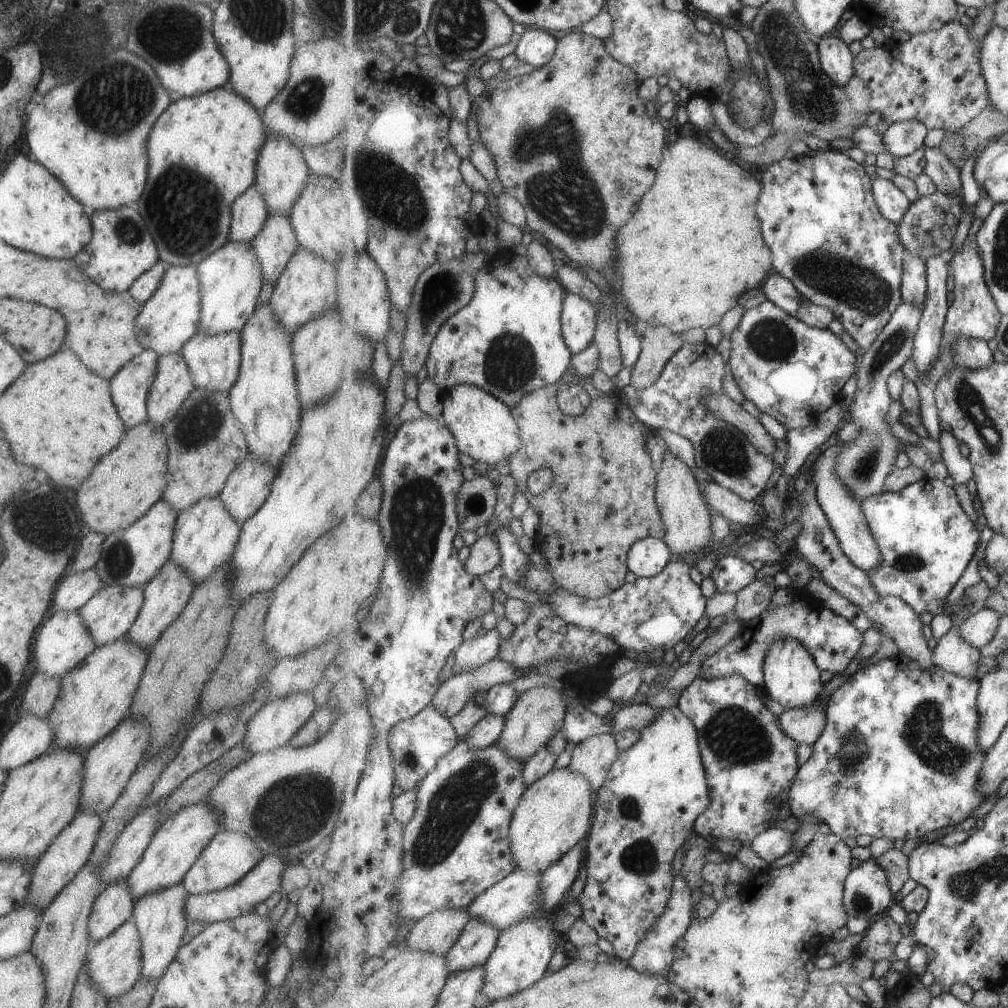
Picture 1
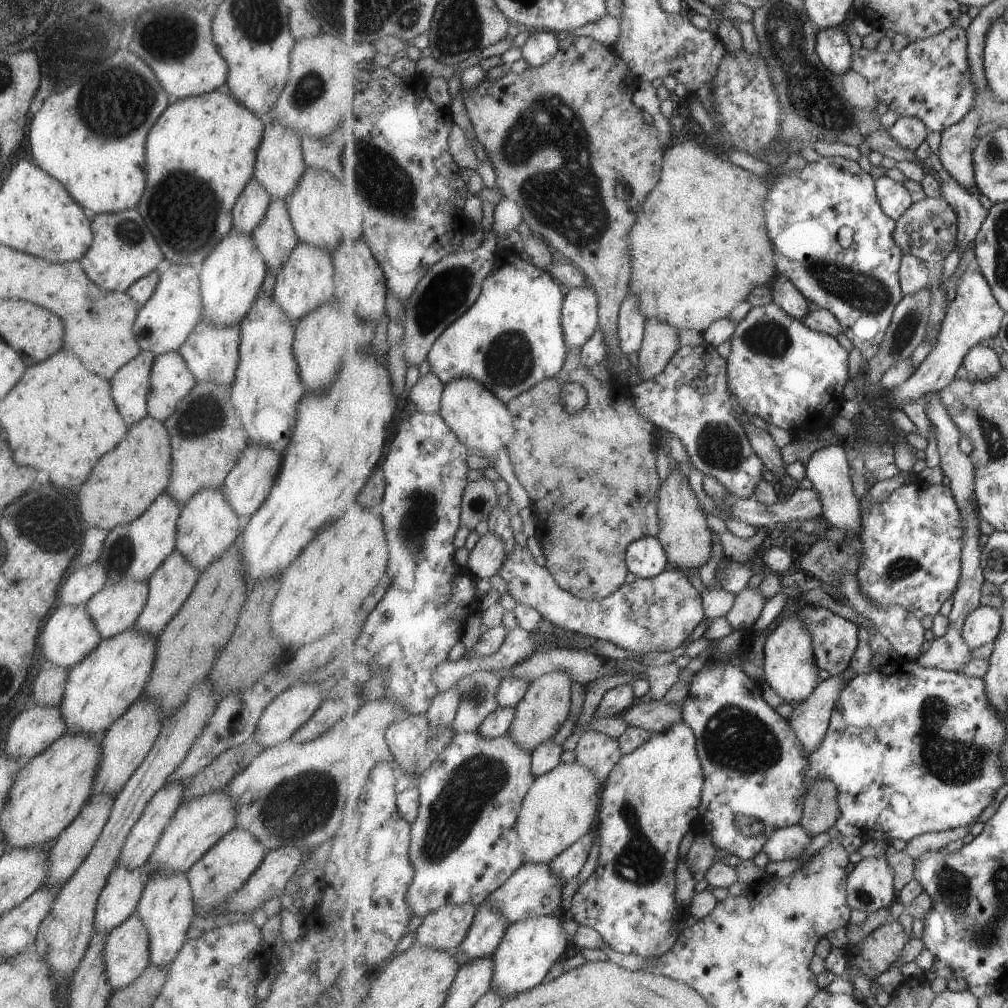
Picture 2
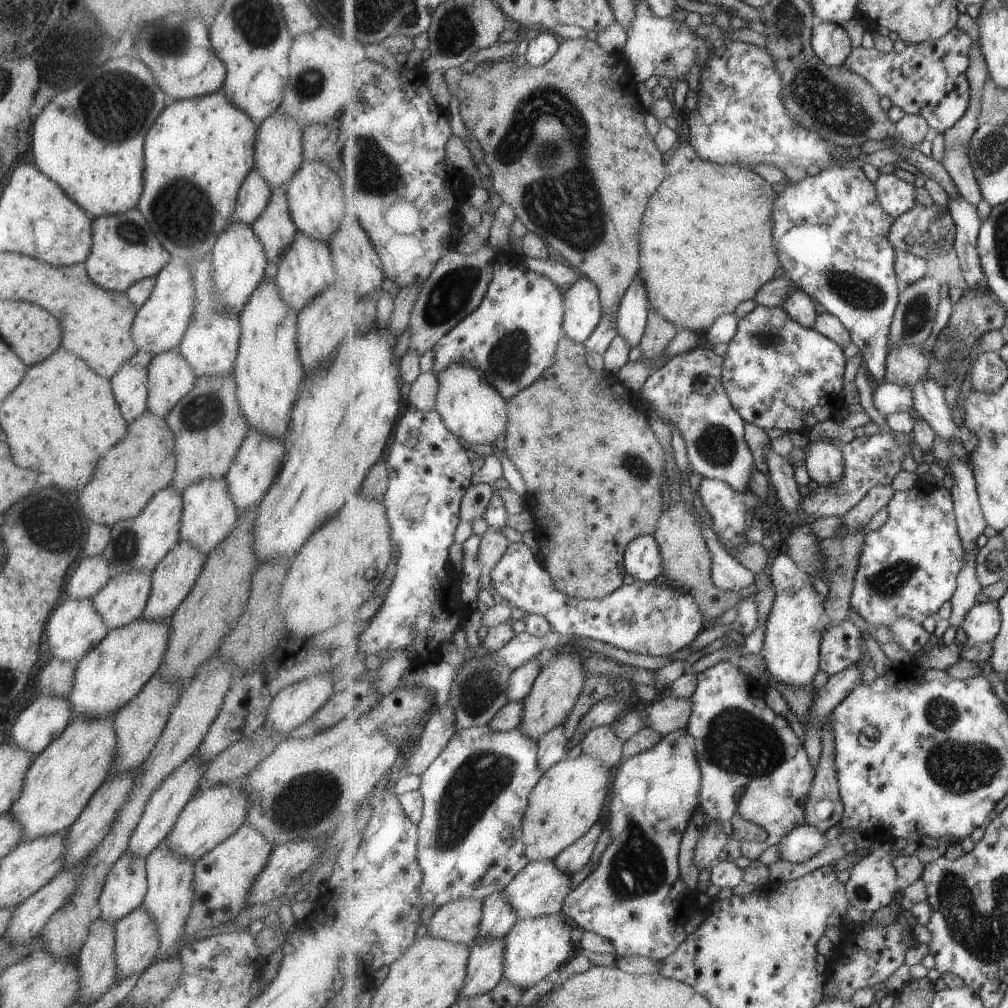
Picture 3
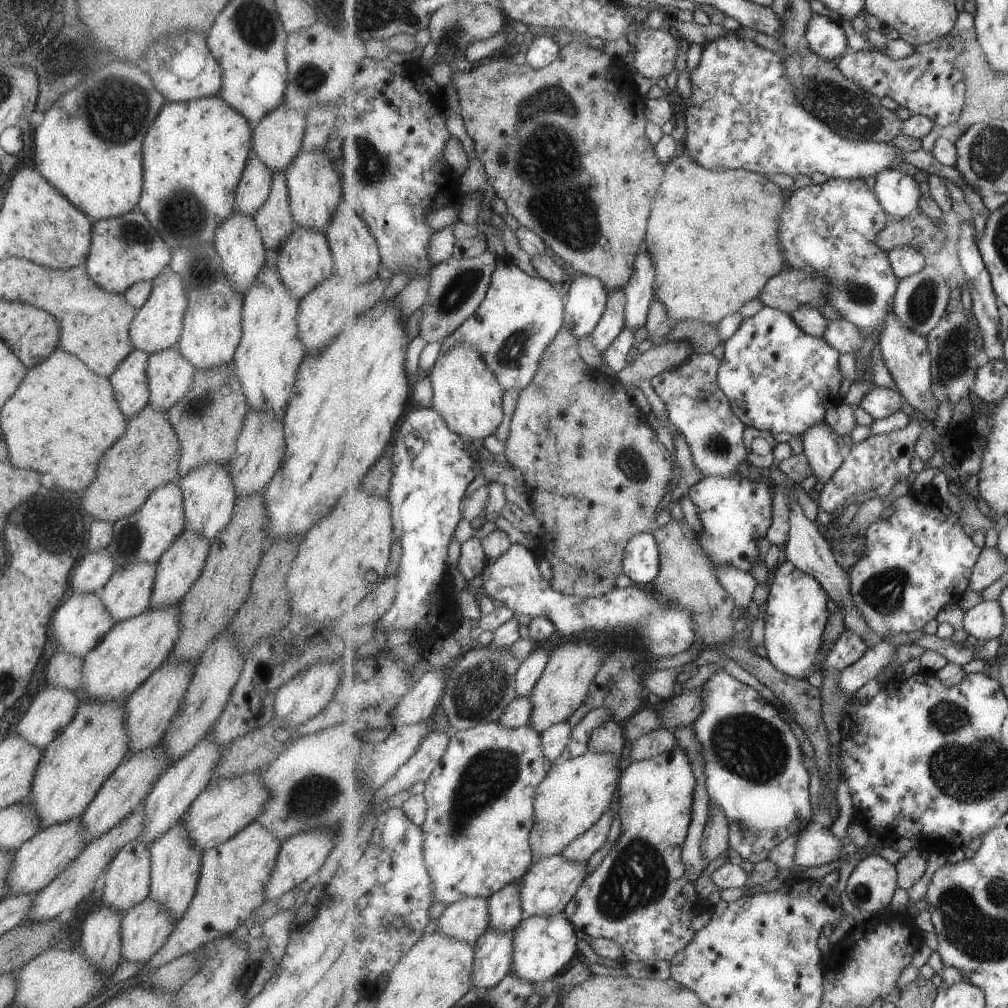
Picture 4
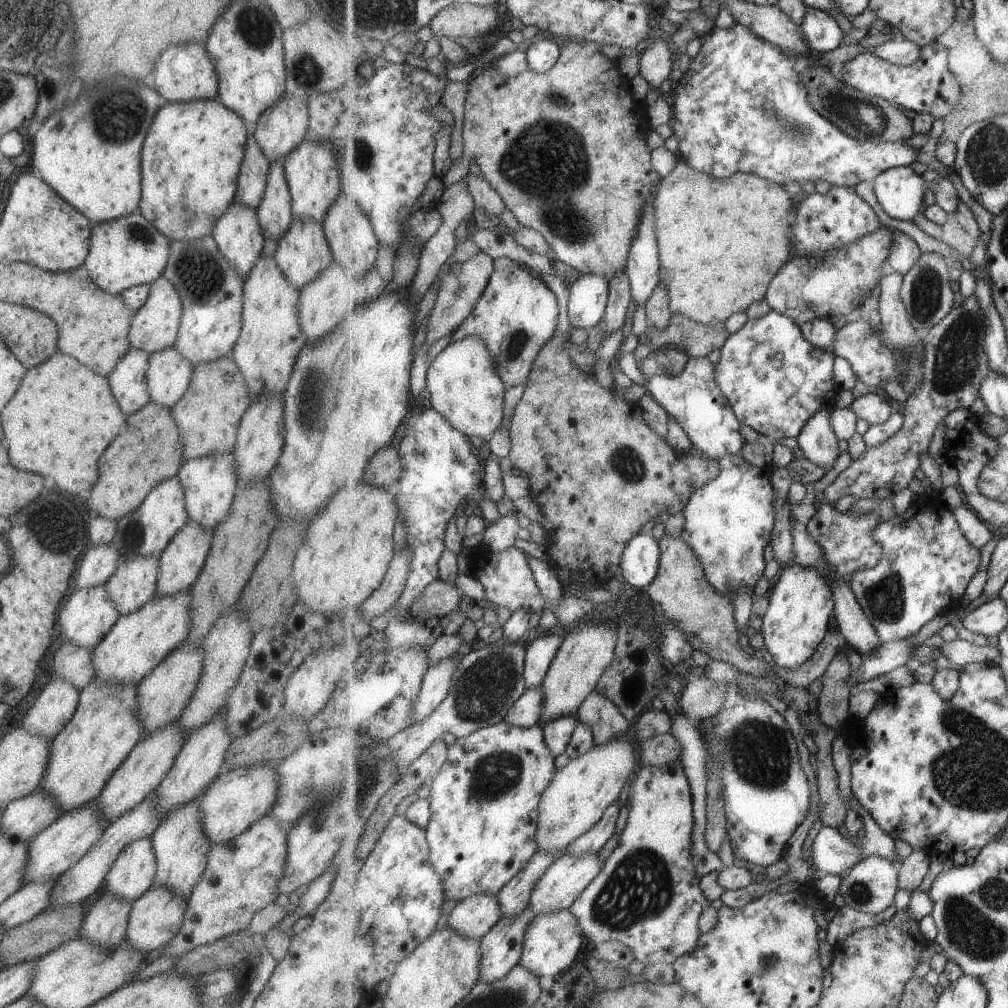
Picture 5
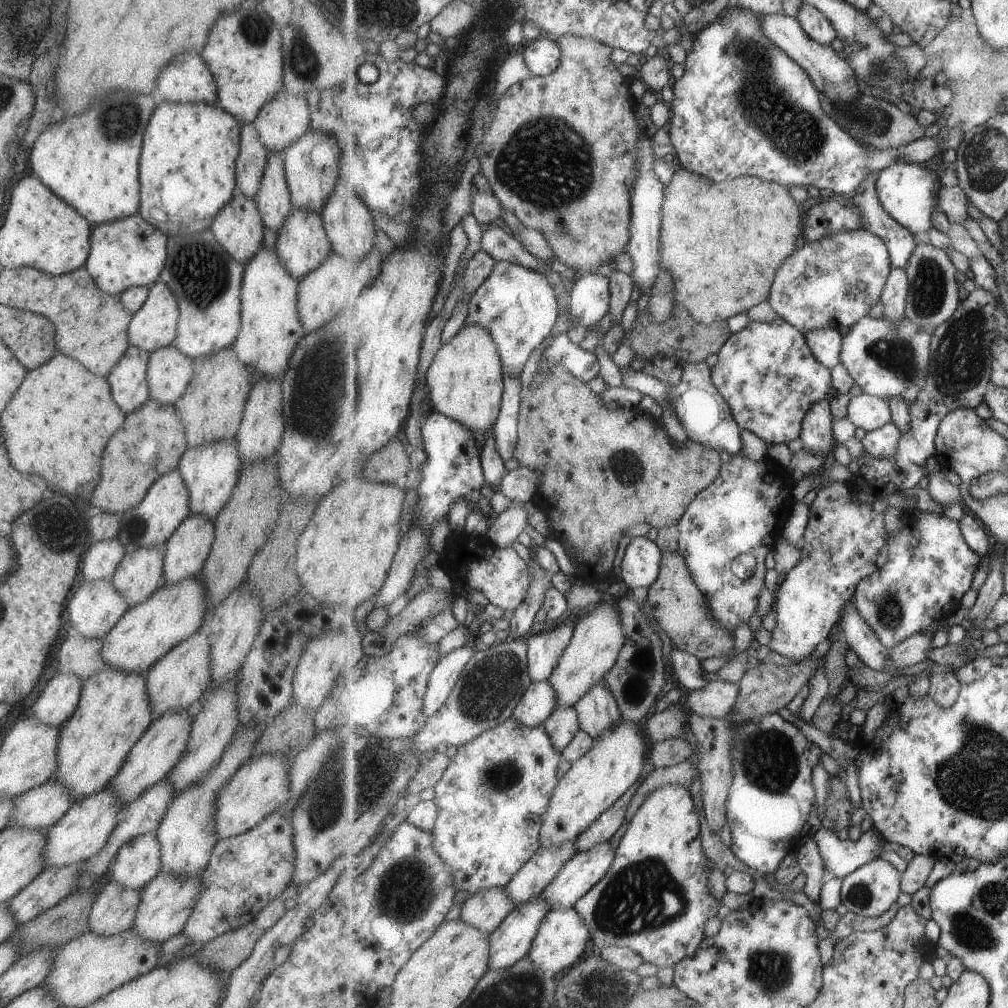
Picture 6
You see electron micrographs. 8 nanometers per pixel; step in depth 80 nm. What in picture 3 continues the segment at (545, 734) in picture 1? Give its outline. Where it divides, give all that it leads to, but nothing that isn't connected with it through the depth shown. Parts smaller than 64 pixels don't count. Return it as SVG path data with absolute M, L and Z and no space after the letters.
M563 651L551 659L540 672L531 692L524 700L524 719L519 728L532 739L538 740L556 726L563 725L584 692L588 674L578 655L581 651Z

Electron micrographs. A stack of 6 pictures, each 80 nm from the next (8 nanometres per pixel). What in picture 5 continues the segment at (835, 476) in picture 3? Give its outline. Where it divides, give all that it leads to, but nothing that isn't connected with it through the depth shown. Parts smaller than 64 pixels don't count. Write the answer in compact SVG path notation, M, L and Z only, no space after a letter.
M821 409L804 426L797 440L804 456L811 462L828 467L839 460L839 439L831 426L831 411Z

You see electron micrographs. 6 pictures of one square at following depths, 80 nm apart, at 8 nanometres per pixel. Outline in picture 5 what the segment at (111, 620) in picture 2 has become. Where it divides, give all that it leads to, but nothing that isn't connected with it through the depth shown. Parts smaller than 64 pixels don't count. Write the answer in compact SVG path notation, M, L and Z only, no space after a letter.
M139 555L117 563L104 587L120 615L136 611L142 604L153 600L157 595L158 568L158 556L153 555Z

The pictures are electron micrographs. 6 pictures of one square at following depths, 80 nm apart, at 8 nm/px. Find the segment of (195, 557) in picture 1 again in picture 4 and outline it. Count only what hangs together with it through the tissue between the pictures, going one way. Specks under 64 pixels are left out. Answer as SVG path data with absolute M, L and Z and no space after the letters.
M202 464L181 475L177 483L182 494L184 530L196 532L210 543L231 520L237 497L227 464Z

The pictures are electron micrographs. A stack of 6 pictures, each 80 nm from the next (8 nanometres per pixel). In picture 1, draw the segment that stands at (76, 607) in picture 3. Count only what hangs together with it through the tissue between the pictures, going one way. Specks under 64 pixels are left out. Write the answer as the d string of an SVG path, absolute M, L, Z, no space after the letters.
M55 611L37 632L31 656L35 660L36 672L62 677L70 668L93 652L95 647L95 641L88 628L85 628L78 611Z

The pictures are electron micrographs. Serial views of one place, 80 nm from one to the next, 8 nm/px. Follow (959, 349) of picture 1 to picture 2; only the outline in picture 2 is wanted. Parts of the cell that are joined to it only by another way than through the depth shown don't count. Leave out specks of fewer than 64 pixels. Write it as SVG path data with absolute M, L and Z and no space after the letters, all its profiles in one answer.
M981 344L975 345L970 350L965 357L963 367L968 373L968 379L974 383L990 381L1004 370L999 354Z

